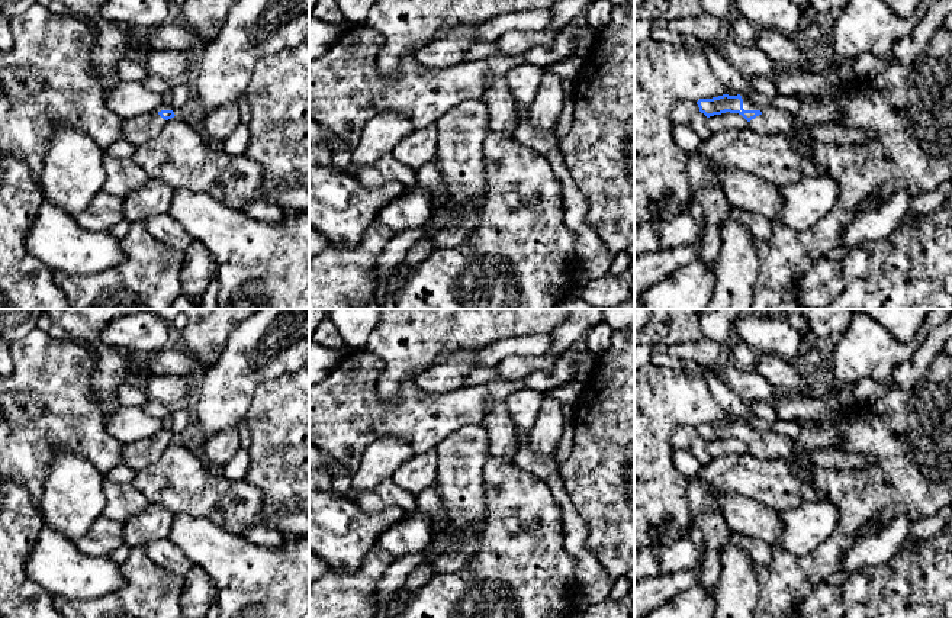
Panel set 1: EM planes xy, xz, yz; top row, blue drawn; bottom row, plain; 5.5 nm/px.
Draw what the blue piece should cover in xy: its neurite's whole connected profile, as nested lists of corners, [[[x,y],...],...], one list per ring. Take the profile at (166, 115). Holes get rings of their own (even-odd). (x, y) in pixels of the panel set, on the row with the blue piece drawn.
[[[161,103],[149,113],[125,120],[122,125],[123,139],[139,147],[152,139],[174,116],[171,104]]]

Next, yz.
[[[723,94],[713,99],[699,99],[697,104],[699,112],[707,118],[726,112],[739,113],[747,120],[747,126],[758,133],[791,136],[795,131],[792,113],[775,106],[759,106],[742,94]]]

